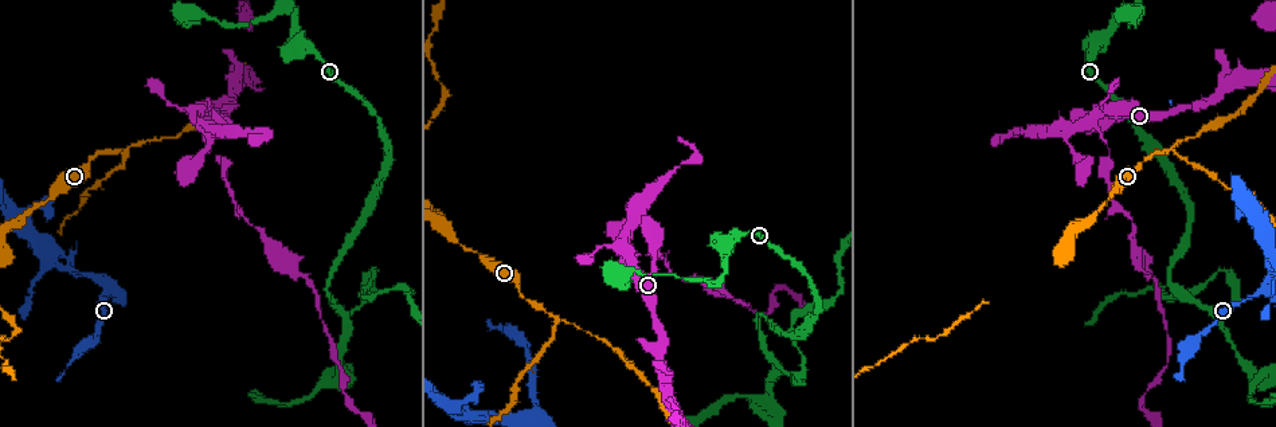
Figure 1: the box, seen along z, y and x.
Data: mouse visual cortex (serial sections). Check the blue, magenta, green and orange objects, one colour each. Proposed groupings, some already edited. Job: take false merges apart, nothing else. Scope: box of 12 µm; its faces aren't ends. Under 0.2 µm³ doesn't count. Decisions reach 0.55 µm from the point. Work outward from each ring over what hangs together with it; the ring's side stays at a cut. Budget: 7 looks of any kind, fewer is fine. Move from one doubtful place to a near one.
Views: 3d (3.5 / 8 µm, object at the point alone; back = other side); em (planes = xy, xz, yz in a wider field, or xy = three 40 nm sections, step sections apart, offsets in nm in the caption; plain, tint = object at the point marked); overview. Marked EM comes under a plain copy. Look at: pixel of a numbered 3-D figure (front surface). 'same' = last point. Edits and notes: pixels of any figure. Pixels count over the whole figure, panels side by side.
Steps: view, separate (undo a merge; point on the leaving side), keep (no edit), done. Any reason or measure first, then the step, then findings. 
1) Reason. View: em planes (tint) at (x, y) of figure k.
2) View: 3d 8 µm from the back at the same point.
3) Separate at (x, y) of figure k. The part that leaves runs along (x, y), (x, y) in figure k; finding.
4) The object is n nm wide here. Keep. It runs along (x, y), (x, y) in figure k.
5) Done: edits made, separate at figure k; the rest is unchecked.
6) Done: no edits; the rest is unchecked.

Side arm on a straight run. View: 3d 8 µm at (552, 315) of figure 1.

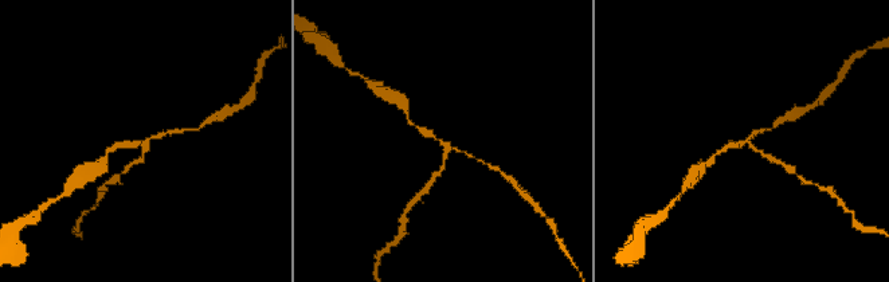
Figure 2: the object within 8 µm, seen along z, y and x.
3 arms meet here; the arms are 100, 200, 200 nm wide; now the EM. View: em xy step 3 (tint) at (446, 145) of figure 2.

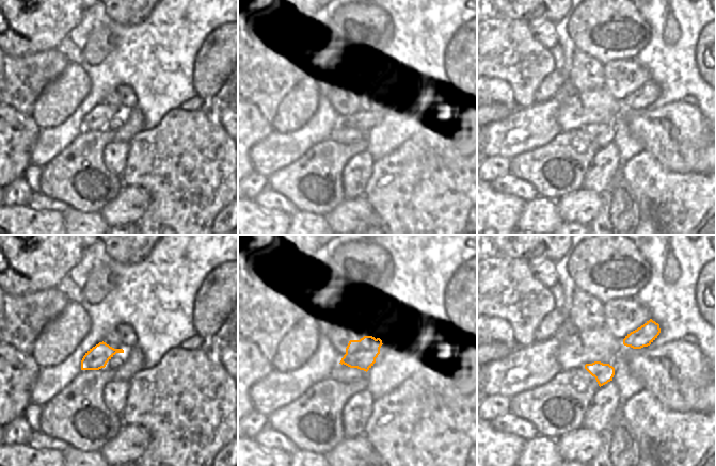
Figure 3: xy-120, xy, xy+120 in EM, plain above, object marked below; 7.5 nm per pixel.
Separate at (438, 173) of figure 2. The part that leaves runs along (446, 153), (445, 167), (422, 192) in figure 2; two cells meet here.

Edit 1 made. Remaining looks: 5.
Sharp bend. View: 3d 8 µm from the back at (334, 379) of figure 1.

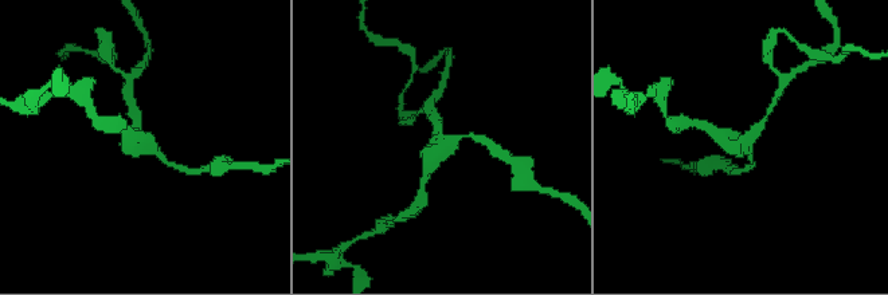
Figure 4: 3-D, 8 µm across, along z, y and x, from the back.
3 arms meet here; the arms are 150, 200, 350 nm wide; need the tissue. View: em xy step 5 (tint) at (442, 142) of figure 4.

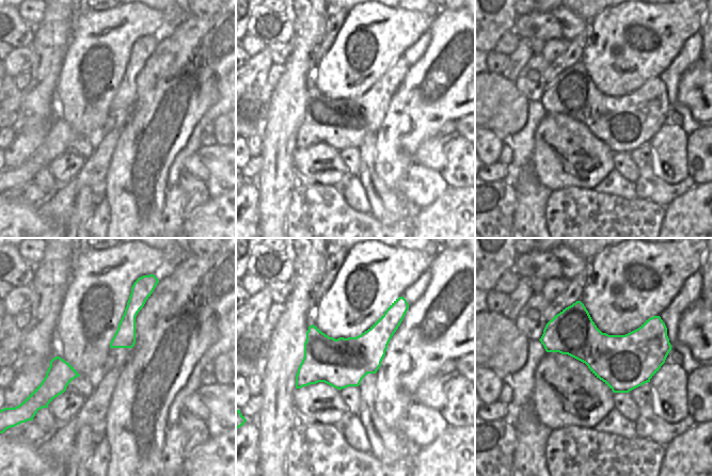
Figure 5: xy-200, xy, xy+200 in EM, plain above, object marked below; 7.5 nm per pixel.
Keep. One cell here.

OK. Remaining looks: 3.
Sharp bend. View: 3d 8 µm at (1224, 272) of figure 1.

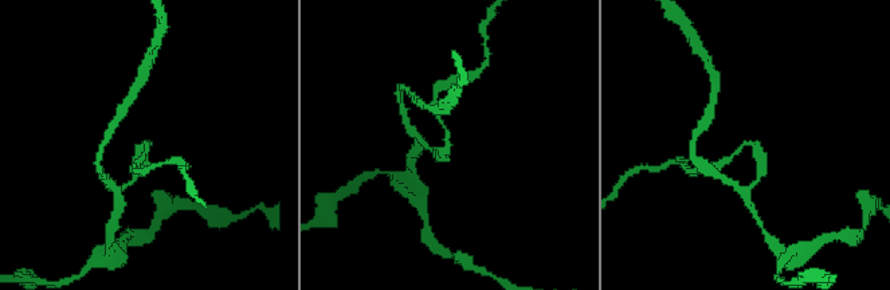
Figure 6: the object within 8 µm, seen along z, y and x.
The arms are 150, 250 nm wide; shape alone is not enough. View: em xy step 3 (tint) at (448, 148) of figure 6.

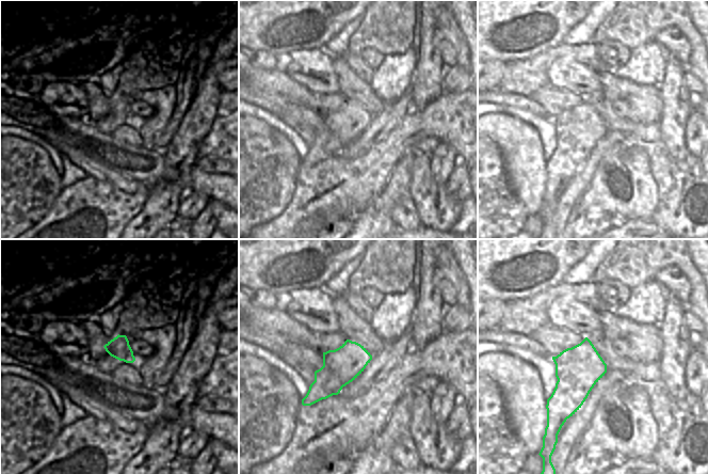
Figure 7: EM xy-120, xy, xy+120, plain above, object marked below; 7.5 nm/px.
The object is 280 nm wide here. Keep. It runs along (760, 176), (752, 144), (722, 161) in figure 6; all the same cell.

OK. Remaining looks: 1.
Done: edits made, separate at figure 2; the rest is unchecked.

